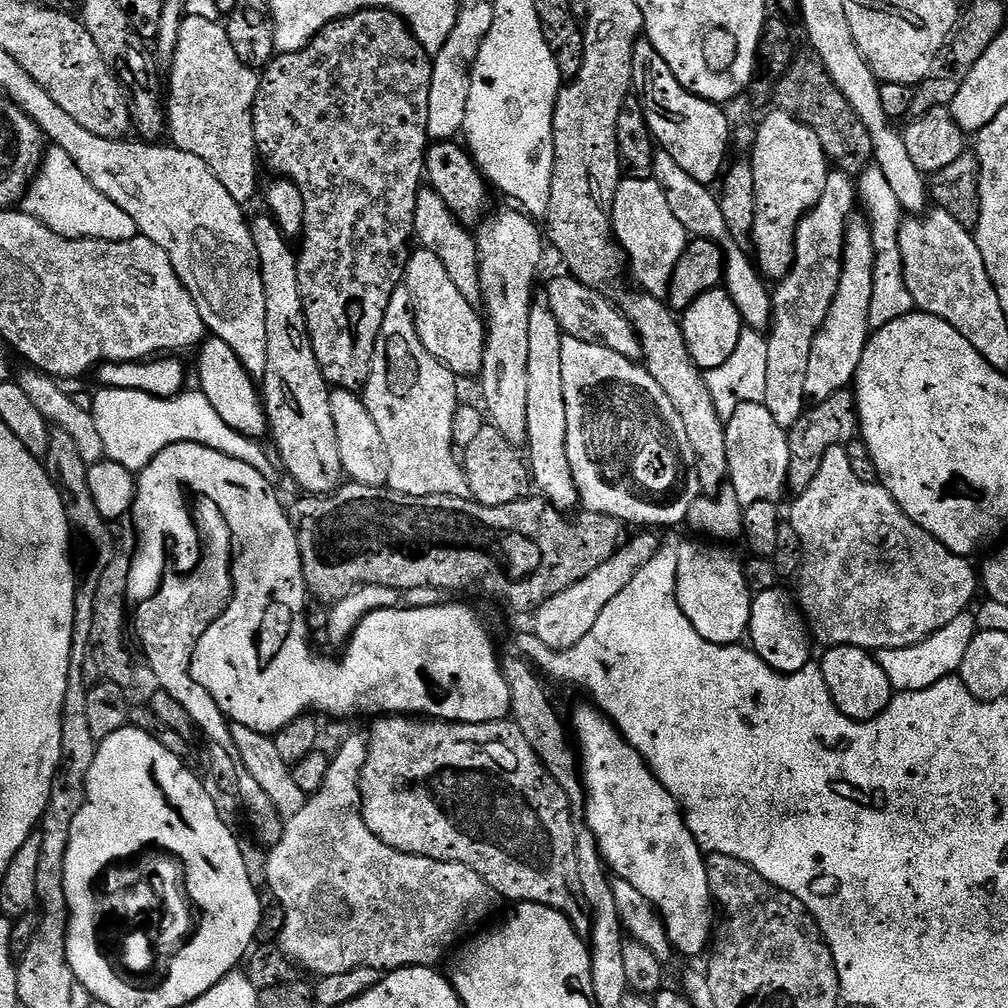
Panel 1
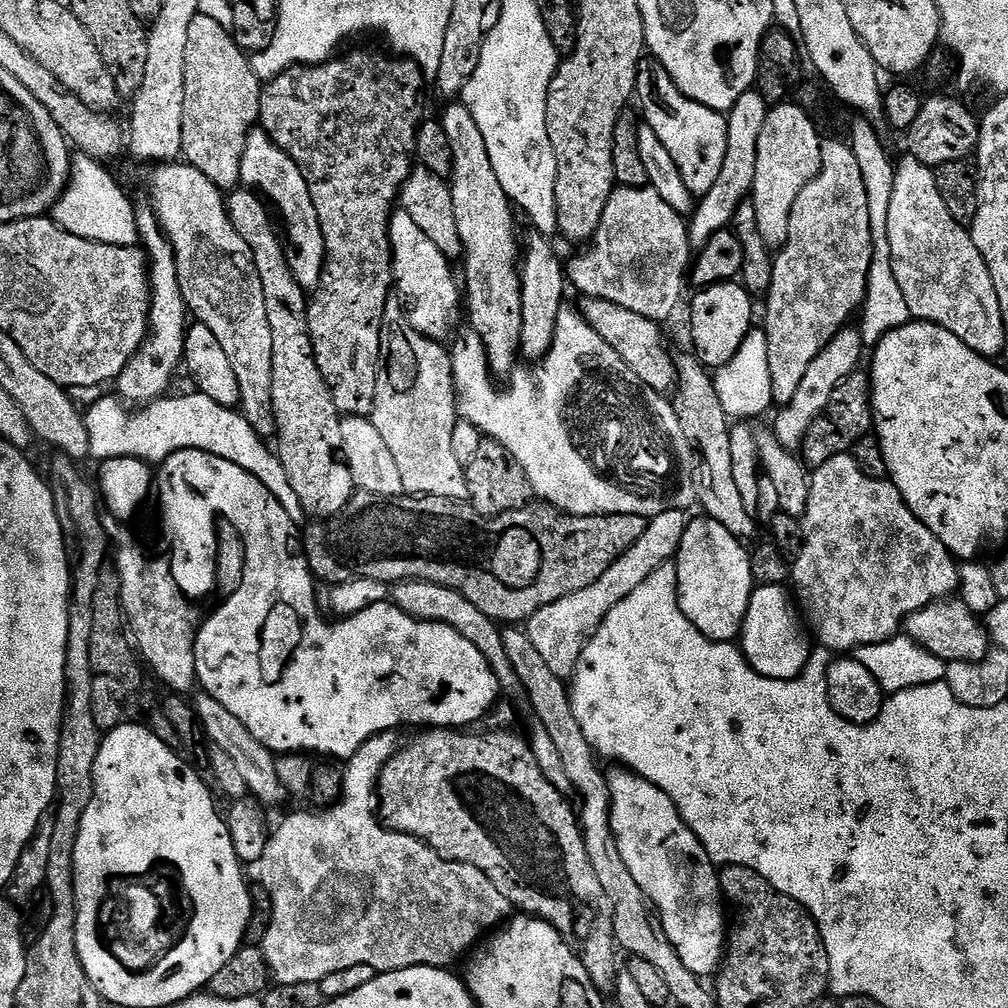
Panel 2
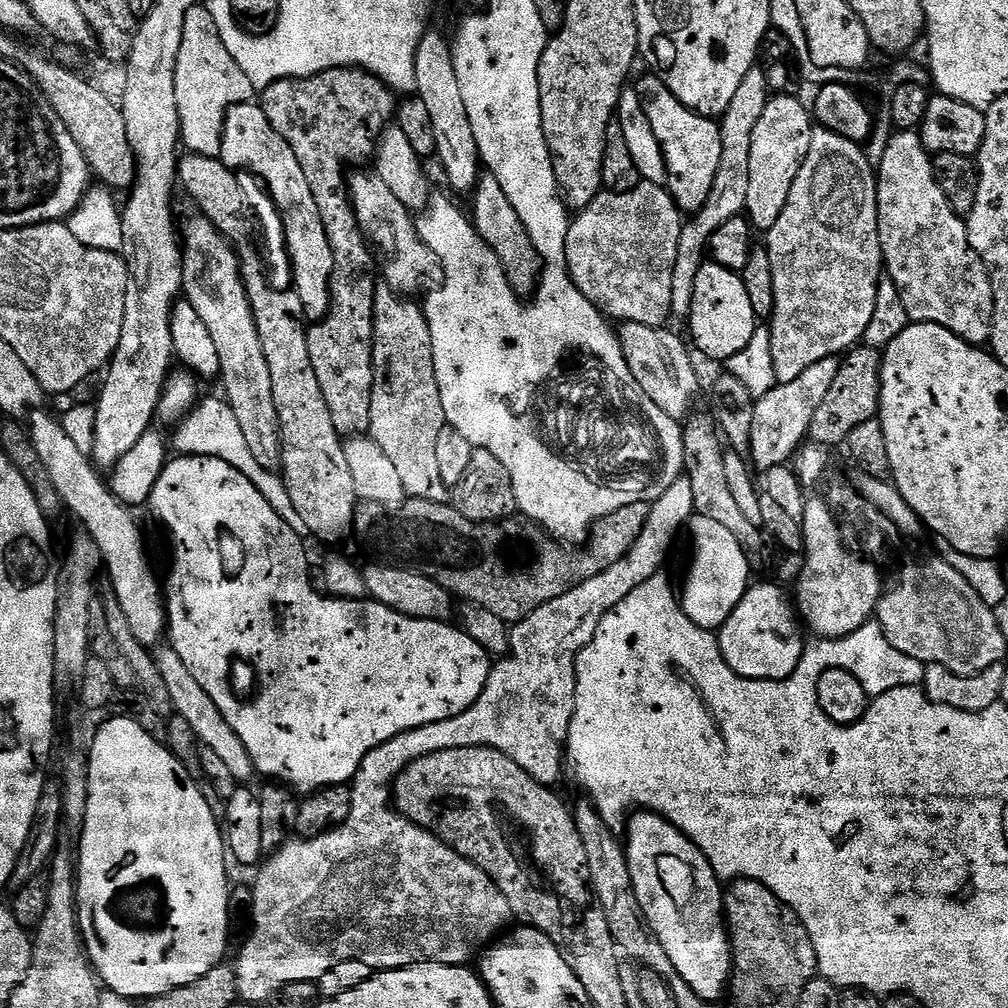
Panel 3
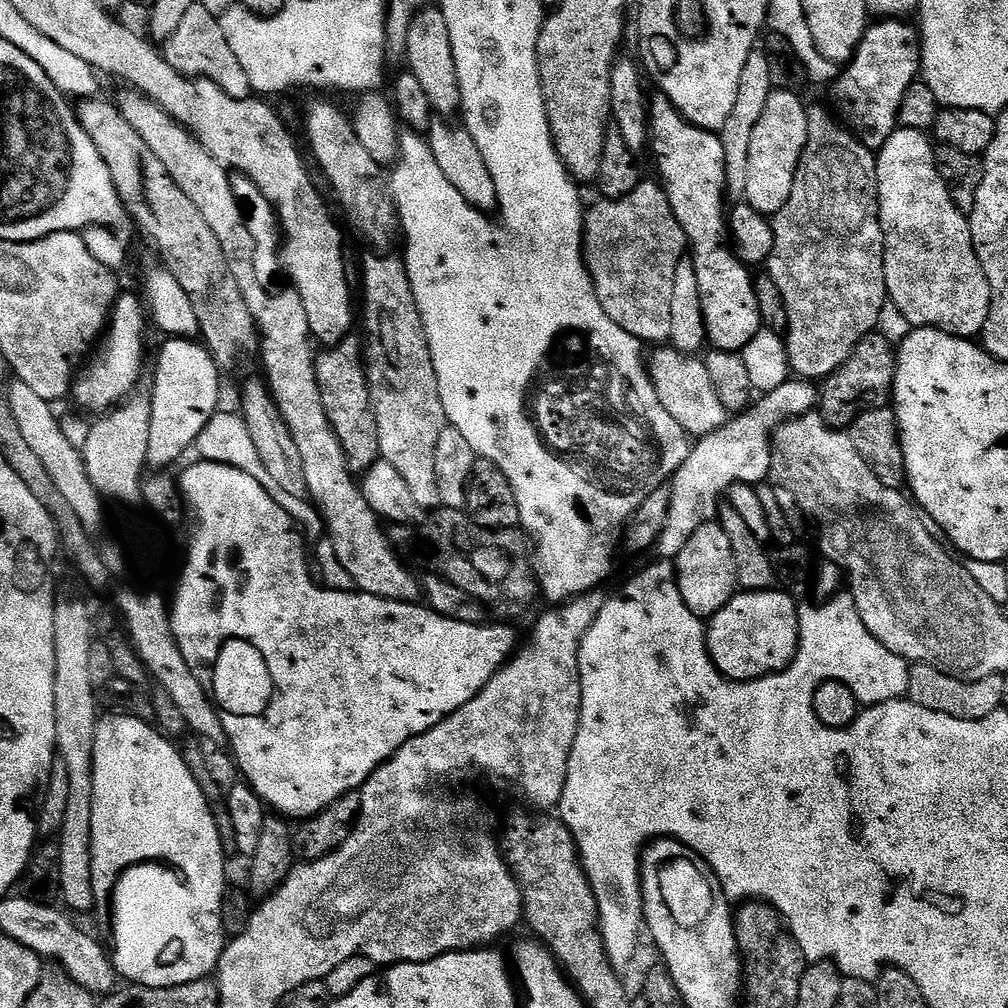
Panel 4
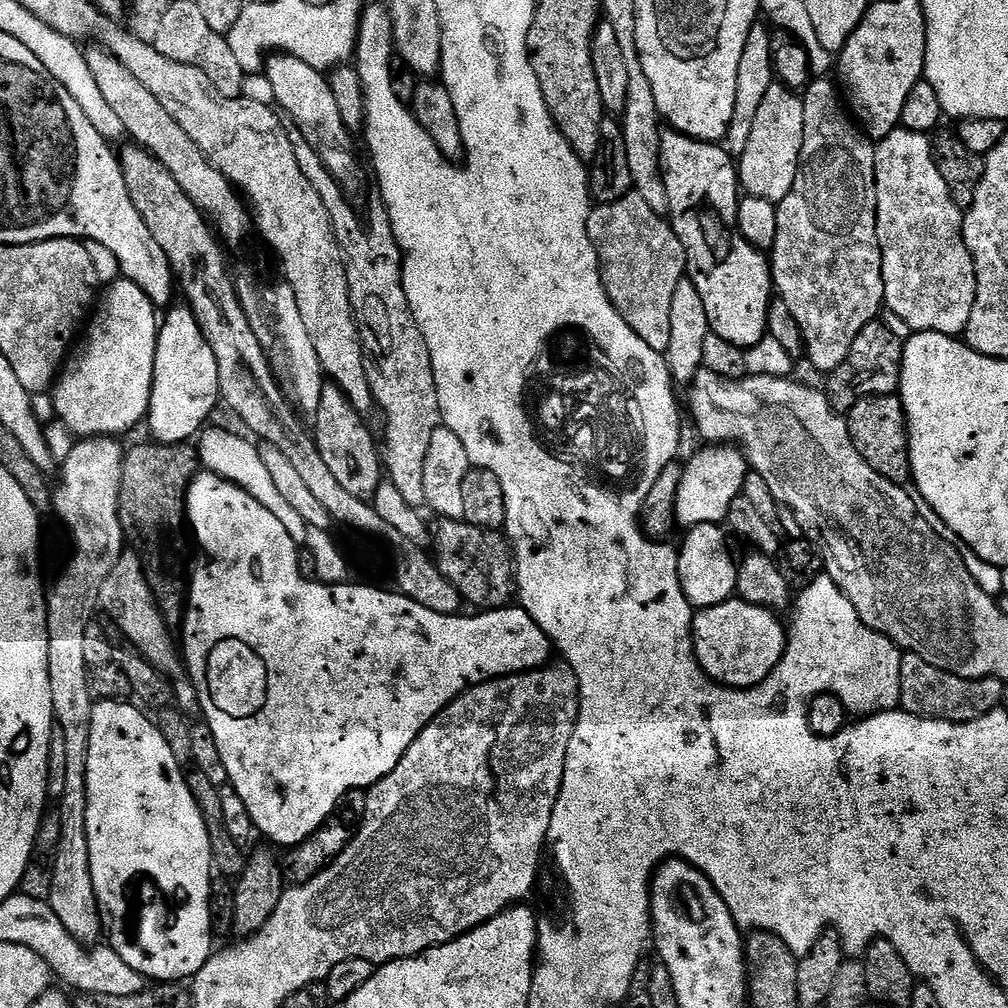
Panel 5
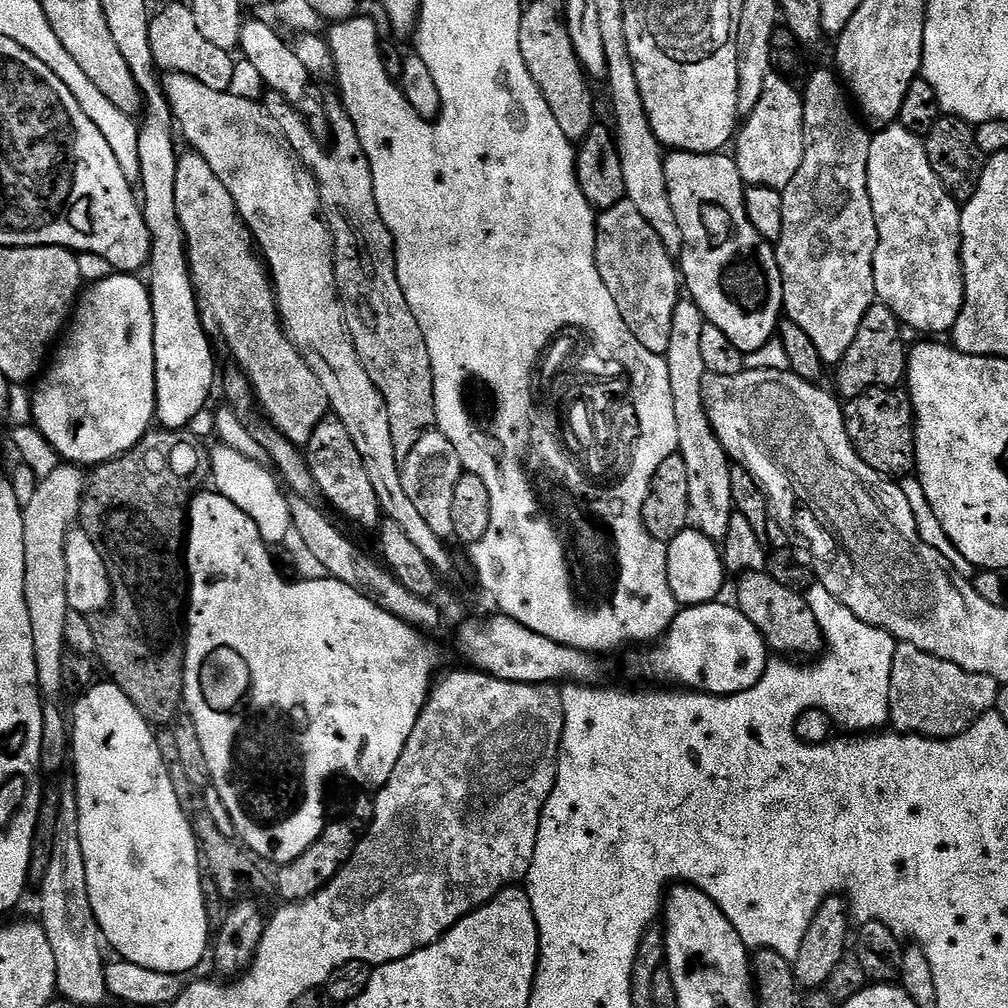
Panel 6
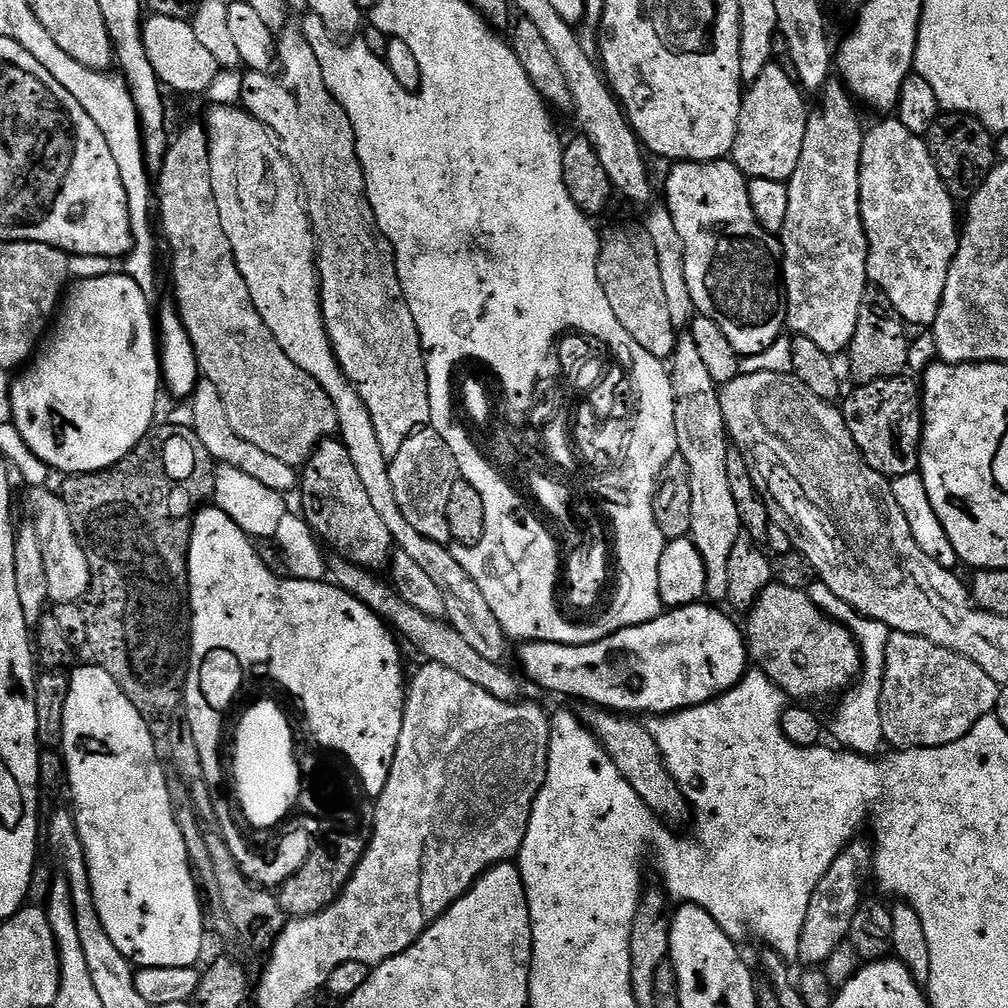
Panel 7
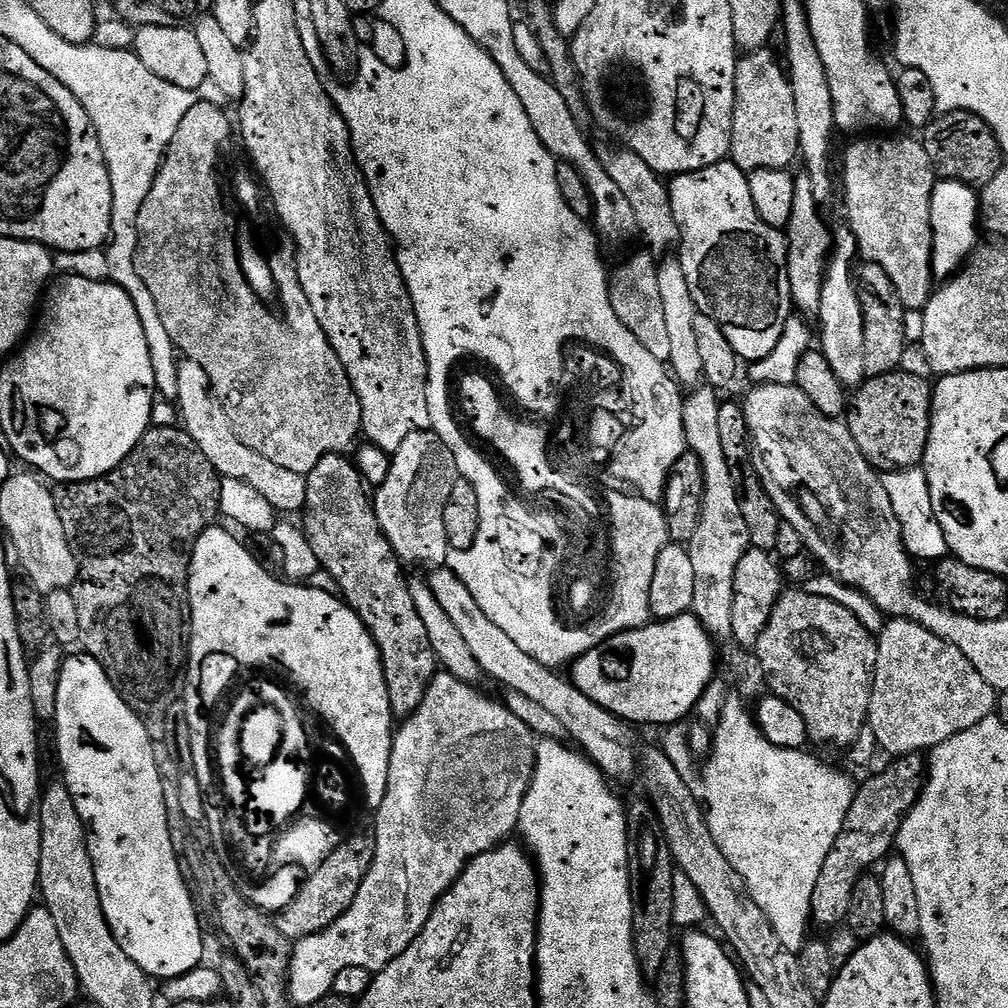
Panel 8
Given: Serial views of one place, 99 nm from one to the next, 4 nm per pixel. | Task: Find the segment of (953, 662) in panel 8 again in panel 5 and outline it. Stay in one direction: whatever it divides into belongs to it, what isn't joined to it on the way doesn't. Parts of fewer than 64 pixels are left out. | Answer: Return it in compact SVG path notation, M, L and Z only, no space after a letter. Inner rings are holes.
M911 654L902 655L902 678L900 679L900 703L903 711L927 720L949 720L955 724L965 724L997 711L1004 696L1005 681L994 677L985 680L958 678L946 670L930 666L922 658Z

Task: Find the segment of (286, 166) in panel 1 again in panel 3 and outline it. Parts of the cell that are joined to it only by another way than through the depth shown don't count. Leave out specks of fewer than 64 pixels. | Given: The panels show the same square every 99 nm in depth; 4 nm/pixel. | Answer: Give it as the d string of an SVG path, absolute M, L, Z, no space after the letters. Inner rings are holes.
M331 68L325 72L320 72L317 76L299 76L298 78L290 78L289 80L279 80L274 82L268 88L263 89L262 98L259 97L258 103L261 108L263 108L266 118L270 118L270 126L274 126L274 130L278 130L278 134L282 134L282 138L286 138L286 142L290 142L290 150L294 150L294 155L298 158L298 163L302 165L302 174L306 174L306 182L310 182L310 194L314 194L314 202L318 202L318 214L322 214L322 226L326 230L326 238L330 242L330 250L334 254L334 270L332 271L332 304L328 308L328 313L325 314L323 320L313 323L311 327L307 329L308 334L308 349L310 350L310 366L314 366L314 374L318 374L318 386L322 386L322 398L326 398L326 406L330 406L330 418L334 421L334 430L339 432L341 437L351 438L354 436L365 435L371 429L372 419L370 418L370 406L372 405L372 387L374 386L374 366L372 365L372 339L374 338L374 298L376 297L376 289L378 287L378 264L374 259L374 253L368 243L364 238L364 231L358 226L356 221L356 215L352 209L352 201L348 198L348 193L346 191L346 172L344 176L344 164L356 164L352 166L364 166L364 164L373 159L376 155L376 145L380 143L380 137L383 136L385 128L393 123L394 117L398 112L398 96L397 93L393 92L391 88L387 88L385 84L374 74L365 72L362 68Z

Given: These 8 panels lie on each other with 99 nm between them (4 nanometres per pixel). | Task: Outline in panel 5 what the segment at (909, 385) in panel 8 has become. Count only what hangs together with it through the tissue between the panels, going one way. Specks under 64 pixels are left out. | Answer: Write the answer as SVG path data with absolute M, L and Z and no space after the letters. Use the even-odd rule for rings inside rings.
M897 395L875 396L856 403L846 414L846 419L855 450L876 474L891 484L902 486L911 481L912 461L908 452L907 416Z

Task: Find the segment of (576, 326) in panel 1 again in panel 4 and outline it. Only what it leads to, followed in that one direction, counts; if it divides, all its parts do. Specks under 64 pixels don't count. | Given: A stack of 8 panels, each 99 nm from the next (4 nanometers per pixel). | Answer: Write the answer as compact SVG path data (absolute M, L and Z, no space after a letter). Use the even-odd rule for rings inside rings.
M660 346L653 352L656 353L652 357L647 357L646 367L658 394L658 402L662 410L666 410L666 414L670 414L670 418L674 418L674 422L678 422L678 426L682 426L682 430L687 432L689 437L705 436L728 423L730 414L718 399L714 382L710 382L710 374L706 374L703 359L679 352L671 346Z

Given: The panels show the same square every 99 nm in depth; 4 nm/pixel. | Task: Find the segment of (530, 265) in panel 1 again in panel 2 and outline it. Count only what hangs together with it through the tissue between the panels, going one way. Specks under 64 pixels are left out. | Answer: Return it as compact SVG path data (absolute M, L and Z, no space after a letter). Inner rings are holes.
M450 102L443 114L440 114L440 121L443 126L443 133L446 134L446 140L450 145L452 158L452 175L450 177L449 187L452 197L454 198L454 218L458 218L458 234L460 235L460 246L462 249L462 261L464 260L464 276L462 272L462 292L466 297L466 320L469 320L471 331L478 334L478 338L484 343L484 349L488 355L488 367L492 369L497 377L507 377L509 373L517 367L518 353L520 352L520 335L522 334L522 294L520 293L520 269L518 261L522 256L522 248L518 243L518 232L516 236L516 220L512 217L514 213L514 205L508 199L506 190L502 190L502 184L498 181L498 176L494 172L494 168L490 163L490 156L486 151L485 138L478 128L478 124L474 120L474 116L470 114L470 110L462 102Z

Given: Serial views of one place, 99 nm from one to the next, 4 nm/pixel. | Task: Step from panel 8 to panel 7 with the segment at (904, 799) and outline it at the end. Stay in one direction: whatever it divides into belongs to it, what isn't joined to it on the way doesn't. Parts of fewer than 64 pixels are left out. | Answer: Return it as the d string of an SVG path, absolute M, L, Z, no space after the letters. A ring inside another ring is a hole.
M853 839L852 843L844 848L810 898L810 906L806 910L806 922L802 926L802 934L798 942L801 965L823 966L827 964L829 958L848 940L854 914L858 914L862 903L860 891L867 886L868 880L870 884L874 876L873 845L869 841L867 844L866 841L860 839Z

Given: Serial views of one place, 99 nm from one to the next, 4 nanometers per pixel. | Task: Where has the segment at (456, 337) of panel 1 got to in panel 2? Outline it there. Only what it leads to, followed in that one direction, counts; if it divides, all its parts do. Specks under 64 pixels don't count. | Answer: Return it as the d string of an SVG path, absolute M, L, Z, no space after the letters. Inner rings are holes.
M402 210L393 211L392 217L388 220L388 238L389 244L392 247L392 278L394 281L394 288L395 291L398 293L399 299L403 301L406 305L406 315L408 321L412 323L414 326L414 330L418 330L418 334L422 334L426 338L430 338L431 340L435 340L437 342L444 342L447 341L447 336L451 334L452 331L456 328L456 323L459 320L462 320L462 288L461 285L458 283L458 276L452 273L452 268L450 265L449 257L446 257L442 254L442 250L438 250L438 246L434 246L434 242L430 242L430 238L426 238L426 233L420 229L415 222L410 219L410 214L406 214Z

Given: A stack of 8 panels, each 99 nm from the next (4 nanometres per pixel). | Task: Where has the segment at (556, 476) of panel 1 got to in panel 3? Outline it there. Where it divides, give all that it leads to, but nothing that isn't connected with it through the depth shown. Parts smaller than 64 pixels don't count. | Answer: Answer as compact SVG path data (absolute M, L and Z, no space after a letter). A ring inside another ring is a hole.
M483 173L471 193L474 232L477 237L485 240L487 251L492 252L498 258L502 270L508 279L508 285L515 290L516 295L528 298L535 293L537 284L540 283L542 261L526 226L522 226L522 218L518 218L518 210L510 206L510 198L506 198L506 190L492 176L491 173Z

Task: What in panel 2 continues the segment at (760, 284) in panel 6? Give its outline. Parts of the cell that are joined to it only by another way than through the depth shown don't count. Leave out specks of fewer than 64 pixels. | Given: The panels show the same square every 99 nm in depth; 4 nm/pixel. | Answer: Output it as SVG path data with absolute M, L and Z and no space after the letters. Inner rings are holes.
M645 58L636 67L635 99L640 99L639 111L643 123L658 134L662 146L674 158L674 166L678 166L678 174L686 184L686 190L695 198L705 196L718 179L722 171L722 161L726 158L726 134L728 133L728 117L723 112L715 112L713 108L702 106L691 100L666 74L666 70L655 58ZM739 282L712 284L708 288L699 289L695 295L692 300L692 313L688 316L692 323L692 344L696 347L694 355L705 368L715 370L730 362L734 354L738 354L738 346L742 346L742 342L752 331L754 300Z

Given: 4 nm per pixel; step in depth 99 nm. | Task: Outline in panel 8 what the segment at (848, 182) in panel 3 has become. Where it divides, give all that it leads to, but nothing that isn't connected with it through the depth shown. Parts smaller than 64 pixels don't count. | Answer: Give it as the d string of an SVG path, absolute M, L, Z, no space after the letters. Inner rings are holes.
M806 174L796 176L796 189L794 190L794 210L790 214L790 222L786 229L788 242L788 277L792 291L792 303L801 313L819 313L820 299L824 274L828 267L832 245L833 233L828 232L824 220L820 217L821 205L816 199L810 178Z

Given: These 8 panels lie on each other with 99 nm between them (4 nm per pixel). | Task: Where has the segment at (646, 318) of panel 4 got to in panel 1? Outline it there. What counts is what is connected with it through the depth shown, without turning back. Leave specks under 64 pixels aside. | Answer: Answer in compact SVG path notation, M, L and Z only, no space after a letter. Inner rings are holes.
M655 178L621 179L612 207L612 233L626 257L626 268L632 272L637 289L651 296L667 297L670 278L682 258L690 239L689 232L674 218L666 200L666 190Z

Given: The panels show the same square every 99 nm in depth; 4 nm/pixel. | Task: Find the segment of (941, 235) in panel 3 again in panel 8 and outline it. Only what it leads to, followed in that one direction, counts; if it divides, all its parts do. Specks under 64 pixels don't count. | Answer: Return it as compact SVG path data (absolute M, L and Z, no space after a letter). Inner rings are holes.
M880 134L875 138L856 138L852 145L844 152L844 204L848 207L847 225L852 233L856 235L856 246L859 255L865 261L874 266L882 266L886 274L890 277L890 282L894 282L894 290L898 298L904 303L905 309L923 310L928 304L928 300L934 291L934 277L932 275L932 223L930 222L930 202L932 192L936 189L938 177L936 170L930 162L930 154L926 154L923 143L919 139L911 140L908 136L896 136L900 134Z

